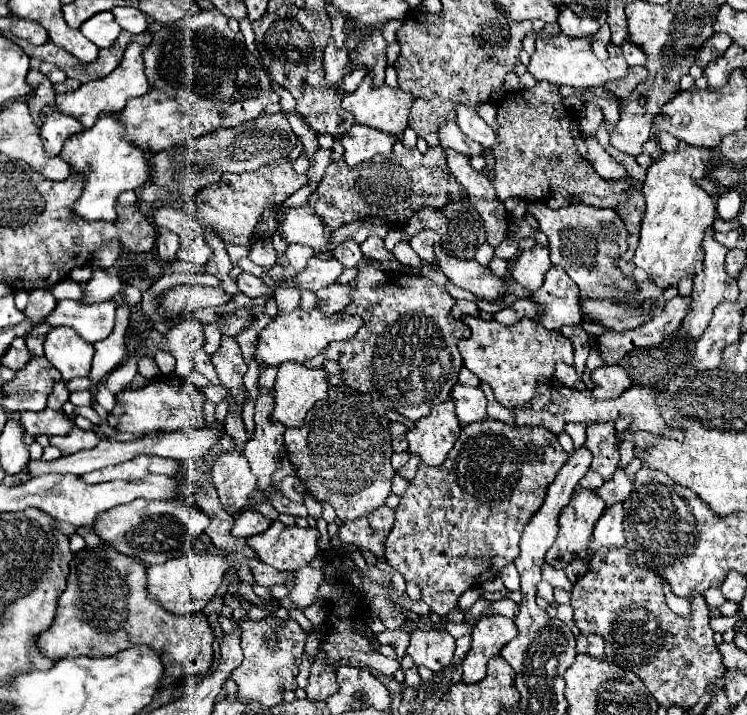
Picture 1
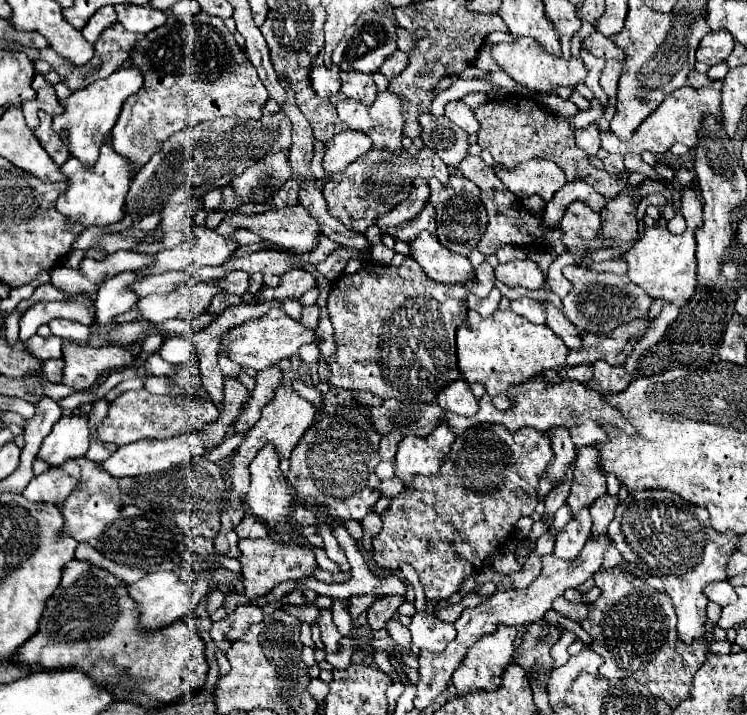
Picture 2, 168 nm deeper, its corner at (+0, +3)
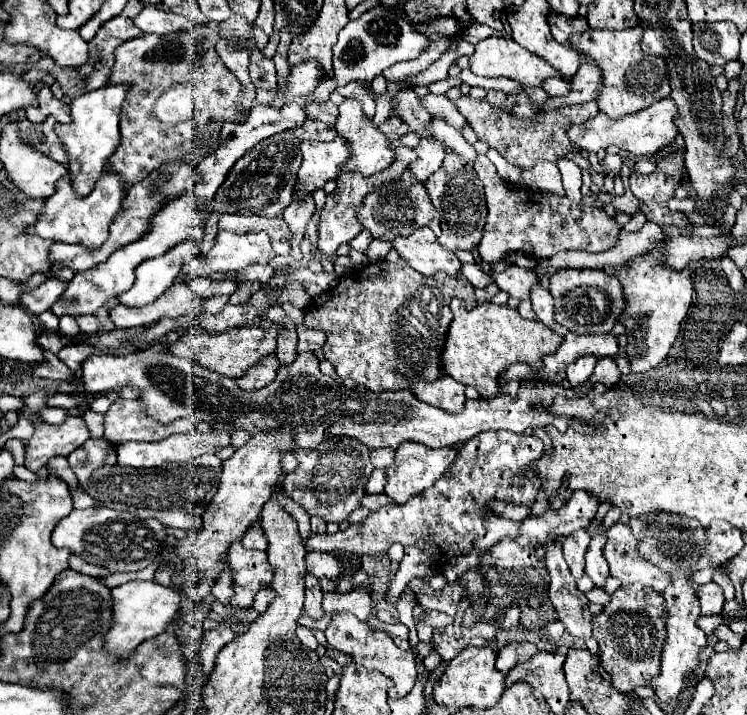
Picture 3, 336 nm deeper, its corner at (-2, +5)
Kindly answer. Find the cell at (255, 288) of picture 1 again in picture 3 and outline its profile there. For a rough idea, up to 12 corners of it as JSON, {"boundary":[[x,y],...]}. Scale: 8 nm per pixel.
{"boundary":[[193,278],[189,288],[201,296],[231,296],[237,282],[225,278]]}

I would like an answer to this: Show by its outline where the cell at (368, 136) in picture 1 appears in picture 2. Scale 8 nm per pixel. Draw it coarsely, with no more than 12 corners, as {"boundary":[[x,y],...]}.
{"boundary":[[345,130],[325,144],[323,168],[347,168],[373,148],[363,132]]}

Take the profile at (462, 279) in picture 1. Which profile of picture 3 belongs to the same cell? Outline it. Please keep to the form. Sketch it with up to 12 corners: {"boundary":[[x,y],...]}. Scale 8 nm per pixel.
{"boundary":[[433,230],[395,238],[393,248],[425,276],[455,276],[459,258],[445,250]]}

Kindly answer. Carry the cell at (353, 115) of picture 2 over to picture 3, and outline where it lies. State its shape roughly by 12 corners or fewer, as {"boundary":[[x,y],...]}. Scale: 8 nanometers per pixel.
{"boundary":[[345,100],[335,120],[351,156],[341,172],[365,178],[393,164],[389,140]]}

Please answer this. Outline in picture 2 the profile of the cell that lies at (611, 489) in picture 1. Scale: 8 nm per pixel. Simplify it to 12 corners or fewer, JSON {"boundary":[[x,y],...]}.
{"boundary":[[605,494],[591,504],[593,534],[607,534],[619,504]]}

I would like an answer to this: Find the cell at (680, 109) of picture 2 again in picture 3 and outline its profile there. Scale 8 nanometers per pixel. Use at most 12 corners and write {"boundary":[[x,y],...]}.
{"boundary":[[669,98],[613,120],[599,112],[567,136],[589,154],[649,156],[677,136]]}

